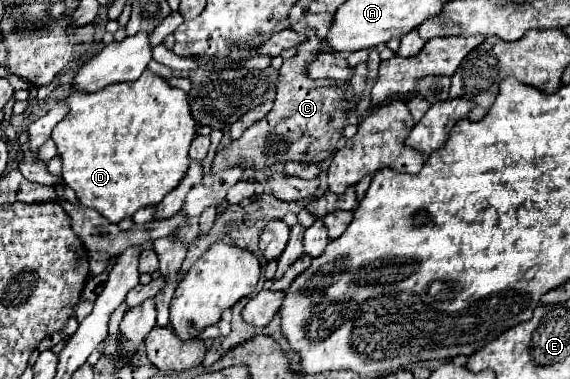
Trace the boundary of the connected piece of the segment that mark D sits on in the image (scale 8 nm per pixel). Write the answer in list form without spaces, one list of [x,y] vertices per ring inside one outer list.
[[[146,69],[132,83],[114,83],[98,93],[72,91],[64,101],[68,101],[70,113],[54,127],[52,141],[62,159],[62,179],[84,207],[96,209],[110,223],[120,223],[142,207],[158,205],[180,185],[190,165],[188,149],[196,135],[194,117],[182,89],[170,87],[168,81]]]

